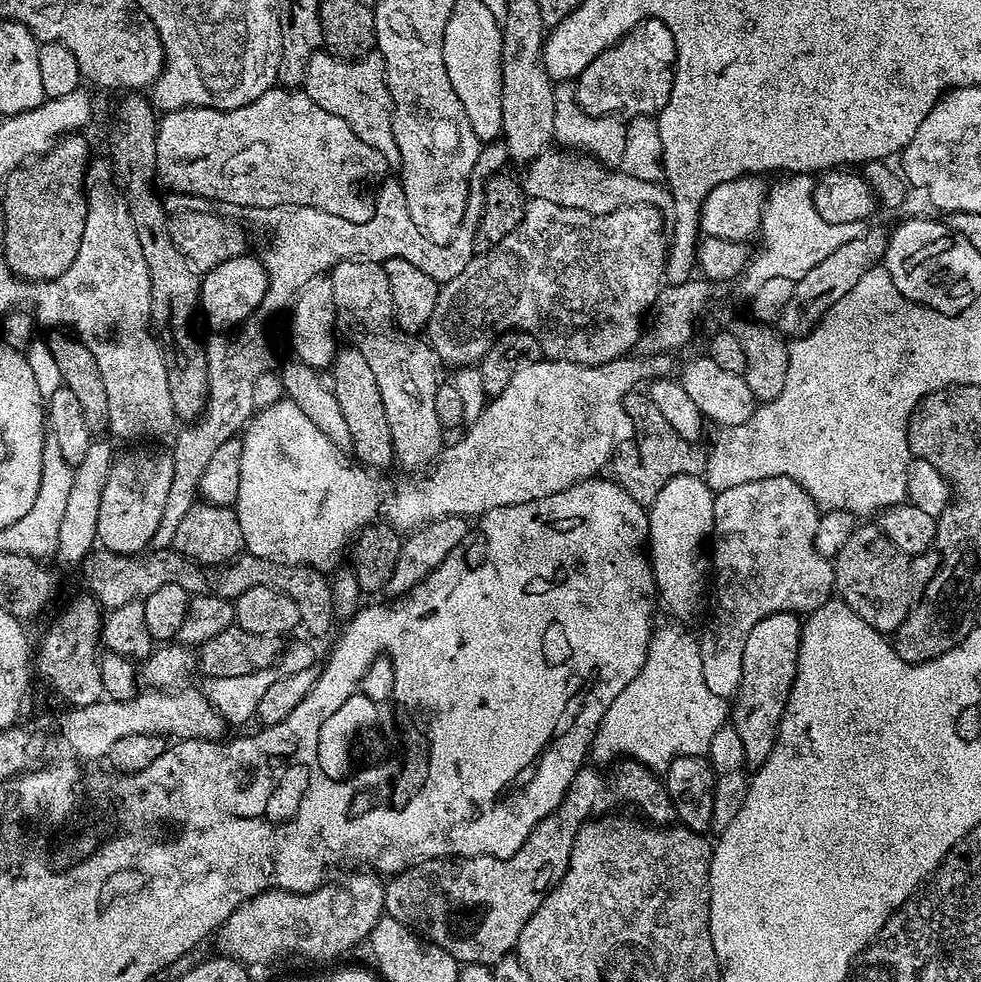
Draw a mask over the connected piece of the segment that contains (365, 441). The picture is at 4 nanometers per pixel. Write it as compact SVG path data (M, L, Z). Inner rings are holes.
M337 347L330 365L331 372L330 387L334 398L338 398L338 407L350 430L351 455L369 470L390 467L396 460L394 438L390 438L390 422L386 422L386 410L382 407L382 390L378 390L378 381L374 379L366 358L362 358L354 347Z

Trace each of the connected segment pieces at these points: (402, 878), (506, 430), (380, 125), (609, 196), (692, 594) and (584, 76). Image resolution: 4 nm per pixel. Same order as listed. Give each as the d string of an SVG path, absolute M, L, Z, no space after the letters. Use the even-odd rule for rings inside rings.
M621 759L611 770L603 776L601 769L596 766L585 766L577 768L574 782L568 784L568 789L561 795L560 804L557 808L552 809L549 816L544 816L542 822L538 822L534 826L534 830L528 833L526 842L512 856L465 856L463 858L441 858L439 860L418 860L414 864L410 864L404 872L395 873L384 885L384 910L387 916L394 918L398 922L402 922L413 932L419 934L423 939L436 944L442 950L446 950L461 965L468 964L484 964L494 966L503 956L509 955L515 949L518 938L522 934L522 926L526 926L526 922L530 922L530 914L534 914L534 910L538 910L538 906L542 906L544 897L555 888L556 884L562 878L562 874L566 874L566 866L570 862L570 850L574 846L574 838L578 834L578 830L583 824L588 823L597 814L604 814L609 811L608 804L612 804L615 800L633 800L638 807L641 808L643 819L653 826L668 826L676 820L676 811L670 802L670 794L666 790L663 779L651 768L647 768L645 764L640 764L637 760Z
M653 352L647 357L649 360L632 360L633 358L621 358L611 360L605 364L575 364L574 362L566 362L565 360L550 360L541 358L534 361L530 366L518 370L514 374L514 378L510 378L510 386L506 386L506 390L502 390L502 394L491 397L488 403L484 405L482 414L473 424L467 425L463 429L464 437L457 444L449 443L447 447L441 451L438 459L435 461L434 467L427 473L428 484L424 484L419 488L416 484L400 484L396 488L396 493L392 496L392 505L388 508L387 519L393 528L397 530L412 530L421 524L429 524L431 520L437 520L443 516L462 516L465 518L479 518L484 513L494 510L498 506L510 506L511 504L529 504L538 498L546 498L558 494L562 490L566 490L570 486L574 486L583 480L591 480L597 474L609 467L613 451L618 443L618 435L616 436L616 423L622 420L624 411L624 399L628 393L637 387L639 380L643 382L654 381L661 378L668 378L673 375L672 372L676 368L676 356L670 352Z
M327 50L316 52L306 66L302 90L322 110L329 114L338 114L366 146L378 150L386 158L389 169L400 167L398 142L394 142L394 114L392 99L386 78L386 62L378 50L367 52L360 60L343 60Z
M547 150L529 163L527 174L522 178L525 195L529 199L557 203L571 209L585 210L595 216L612 213L628 205L654 205L662 214L671 213L673 194L667 185L656 181L645 182L634 178L619 168L610 170L598 161L584 156L560 154Z
M679 476L666 482L662 490L658 490L658 498L647 509L648 534L646 537L646 555L650 561L650 574L656 579L656 594L659 603L664 603L666 612L673 621L692 620L704 608L704 583L709 583L710 576L706 571L706 541L712 535L714 526L714 502L716 497L713 489L708 487L707 479L699 476Z
M641 20L623 33L618 43L610 46L574 81L576 100L582 112L592 116L635 118L655 117L666 106L676 70L674 34L661 20Z

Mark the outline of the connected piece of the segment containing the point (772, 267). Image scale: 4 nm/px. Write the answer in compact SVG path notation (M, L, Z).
M788 174L777 180L780 181L776 185L773 183L768 189L768 202L764 205L764 213L760 219L758 236L759 239L764 239L760 244L760 256L755 255L751 259L746 269L746 275L743 277L745 293L748 294L756 292L758 286L762 286L770 278L800 280L802 274L814 270L814 266L818 266L818 262L822 262L822 258L834 254L834 250L838 250L838 246L842 246L862 234L860 224L831 224L826 222L826 218L820 217L818 210L814 210L814 198L812 197L814 180L811 175Z

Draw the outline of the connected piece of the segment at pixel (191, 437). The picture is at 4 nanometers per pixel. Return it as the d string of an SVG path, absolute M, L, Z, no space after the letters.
M388 178L381 184L376 195L376 209L366 222L346 222L346 218L338 218L334 214L326 214L326 210L314 210L310 206L278 206L277 208L249 208L246 216L256 228L261 228L268 235L268 245L264 248L262 259L264 269L268 275L266 298L258 306L256 313L240 325L231 334L212 334L206 340L204 353L208 359L208 401L204 407L204 415L199 420L189 423L176 436L176 445L170 448L170 455L174 462L174 482L170 482L170 494L166 494L166 506L162 509L162 519L158 521L158 530L154 530L152 548L171 548L174 534L178 534L178 525L186 519L186 514L198 503L198 489L202 470L210 462L210 457L222 446L222 442L233 439L237 434L243 433L247 423L257 411L256 383L260 375L272 364L272 344L268 341L268 327L272 319L279 312L287 313L292 308L301 289L307 284L319 281L325 274L331 273L334 266L343 260L369 260L379 264L390 258L406 258L413 266L418 266L434 282L443 286L450 282L450 278L458 278L476 252L474 234L476 233L476 220L465 219L464 227L459 228L449 244L435 244L414 226L414 218L410 218L410 209L406 206L406 194L402 190L399 179Z

